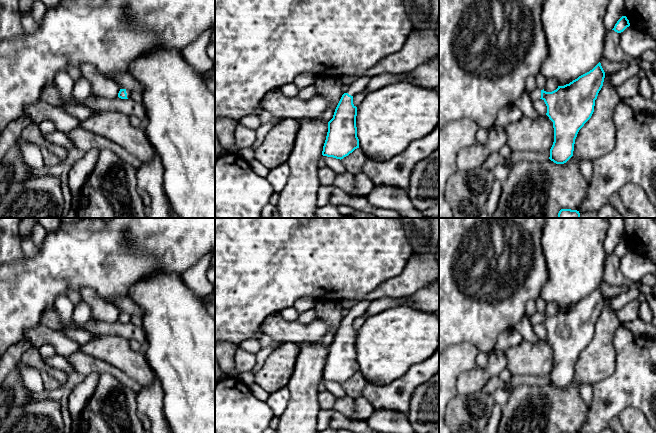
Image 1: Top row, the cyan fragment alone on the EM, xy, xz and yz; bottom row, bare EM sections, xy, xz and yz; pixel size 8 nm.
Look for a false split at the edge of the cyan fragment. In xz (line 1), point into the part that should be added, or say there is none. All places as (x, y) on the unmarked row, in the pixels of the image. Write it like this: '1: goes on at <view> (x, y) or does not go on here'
1: goes on at xz (360, 308)

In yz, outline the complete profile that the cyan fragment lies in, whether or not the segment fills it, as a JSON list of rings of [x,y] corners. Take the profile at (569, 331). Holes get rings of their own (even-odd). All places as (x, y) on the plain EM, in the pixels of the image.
[[[599,286],[589,296],[552,316],[536,313],[528,317],[532,325],[542,323],[545,326],[546,339],[553,346],[554,366],[549,383],[554,387],[564,388],[573,380],[575,363],[594,336],[604,302],[605,296]]]

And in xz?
[[[363,300],[354,305],[347,317],[344,317],[335,333],[333,342],[328,346],[328,356],[322,379],[343,383],[359,372],[357,361],[357,331],[353,328],[353,320],[363,315],[371,301]]]

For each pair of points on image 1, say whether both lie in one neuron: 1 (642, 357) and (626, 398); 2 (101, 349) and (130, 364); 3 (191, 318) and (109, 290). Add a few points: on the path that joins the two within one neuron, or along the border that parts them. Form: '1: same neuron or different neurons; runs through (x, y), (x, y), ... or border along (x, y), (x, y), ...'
1: same neuron; runs through (642, 367), (642, 376), (630, 388)
2: same neuron; runs through (108, 349), (114, 349), (123, 357)
3: different neurons; border along (143, 279), (135, 282), (126, 296)

